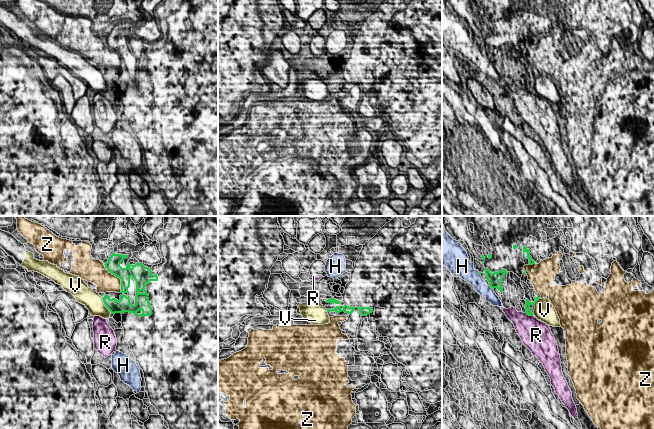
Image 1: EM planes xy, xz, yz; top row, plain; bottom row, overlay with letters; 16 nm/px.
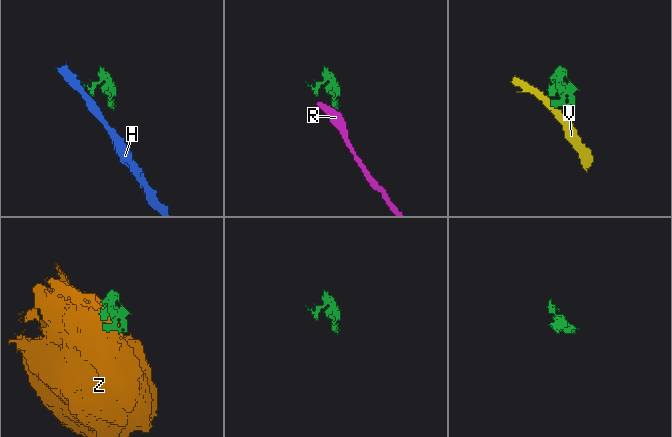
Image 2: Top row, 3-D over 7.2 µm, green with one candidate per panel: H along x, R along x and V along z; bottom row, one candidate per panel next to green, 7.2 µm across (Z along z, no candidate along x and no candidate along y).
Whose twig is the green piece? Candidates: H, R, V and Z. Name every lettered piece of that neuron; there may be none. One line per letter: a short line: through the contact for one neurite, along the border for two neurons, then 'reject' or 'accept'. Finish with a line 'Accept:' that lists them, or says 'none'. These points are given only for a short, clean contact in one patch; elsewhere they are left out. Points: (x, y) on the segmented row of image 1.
H: reject
R: line yz (526, 312), (532, 316); reject
V: line xy (101, 298), (104, 305), (111, 312); reject
Z: reject
Accept: none

